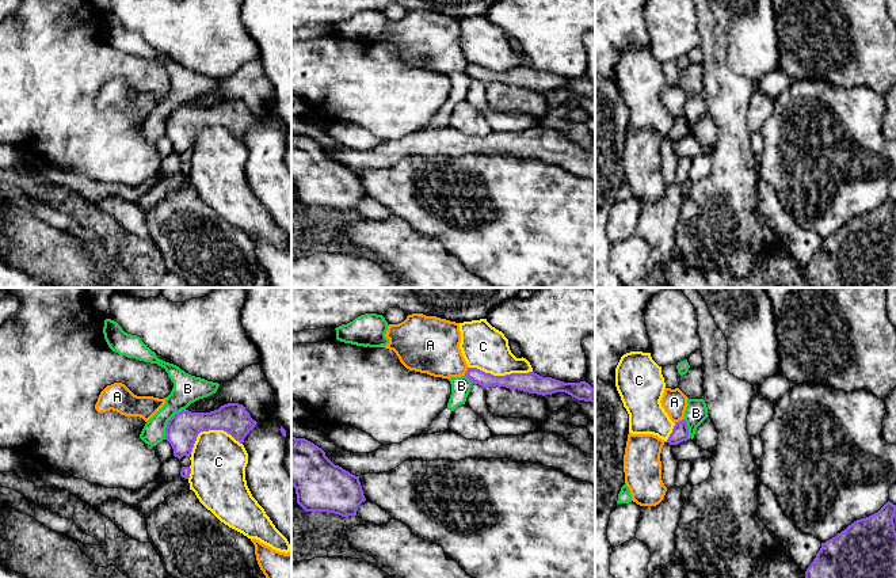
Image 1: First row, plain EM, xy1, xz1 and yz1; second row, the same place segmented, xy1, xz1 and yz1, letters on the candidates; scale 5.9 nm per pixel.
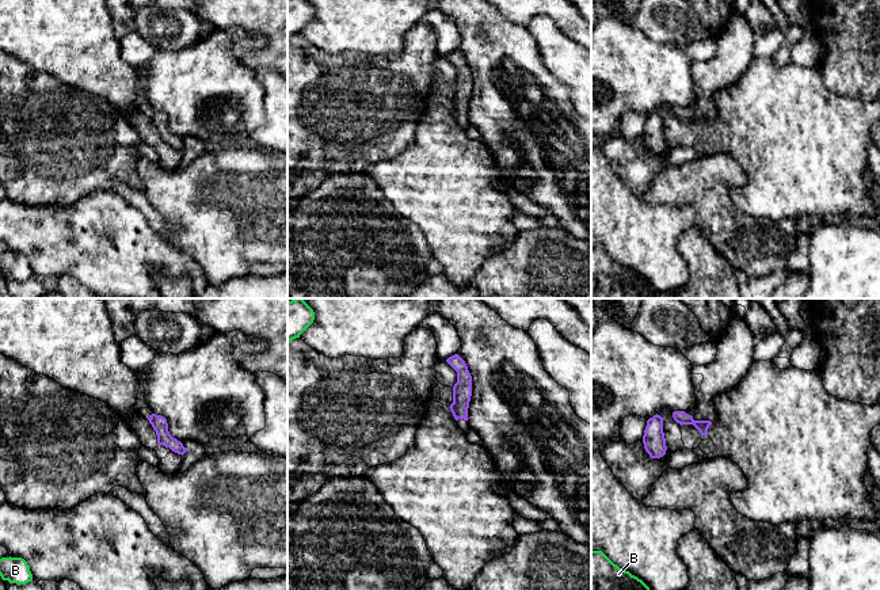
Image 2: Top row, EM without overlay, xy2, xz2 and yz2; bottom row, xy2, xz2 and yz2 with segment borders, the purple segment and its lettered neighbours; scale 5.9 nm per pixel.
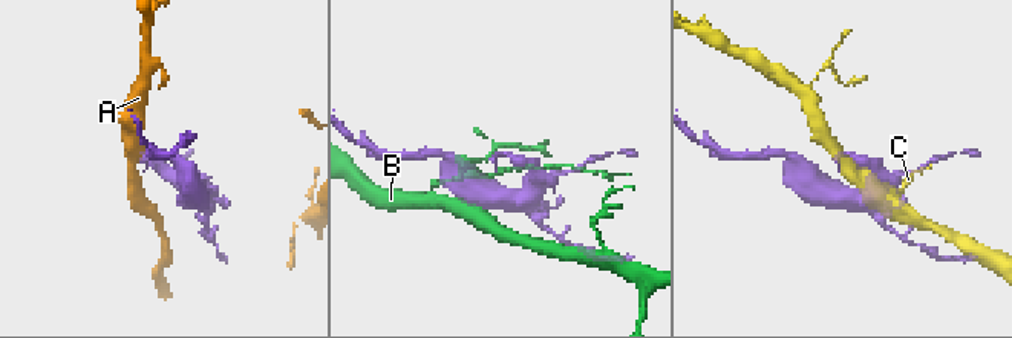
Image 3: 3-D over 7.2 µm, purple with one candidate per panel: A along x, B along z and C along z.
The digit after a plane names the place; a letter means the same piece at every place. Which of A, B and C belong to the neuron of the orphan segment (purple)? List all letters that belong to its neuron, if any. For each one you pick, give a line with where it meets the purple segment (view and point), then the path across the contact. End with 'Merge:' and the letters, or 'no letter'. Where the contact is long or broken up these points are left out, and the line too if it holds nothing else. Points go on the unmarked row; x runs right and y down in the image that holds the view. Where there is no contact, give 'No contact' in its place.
Merge: no letter

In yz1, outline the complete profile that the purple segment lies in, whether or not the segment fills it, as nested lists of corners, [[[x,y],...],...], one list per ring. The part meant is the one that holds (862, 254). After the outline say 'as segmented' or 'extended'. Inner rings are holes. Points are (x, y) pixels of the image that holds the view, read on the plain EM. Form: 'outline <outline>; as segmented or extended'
outline [[[887,198],[877,209],[854,217],[821,239],[805,267],[809,288],[896,288],[896,201]]]; as segmented

